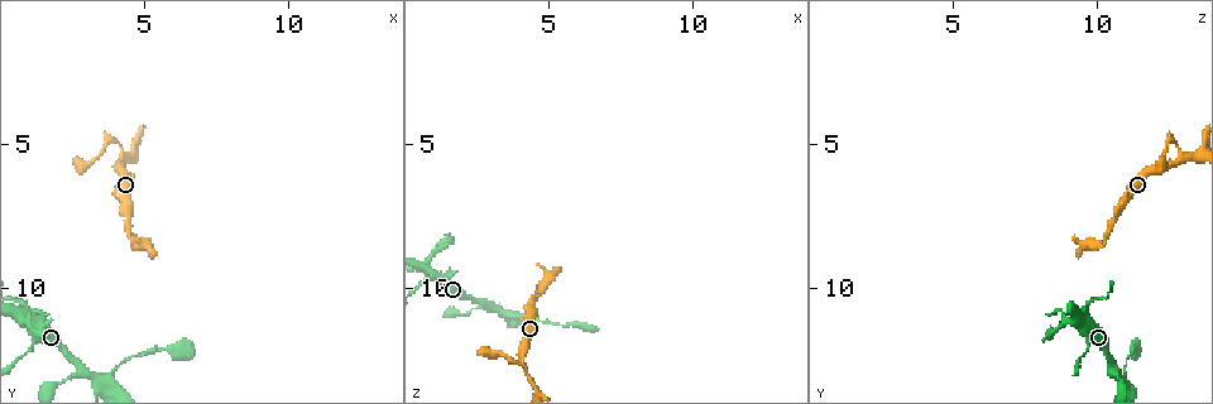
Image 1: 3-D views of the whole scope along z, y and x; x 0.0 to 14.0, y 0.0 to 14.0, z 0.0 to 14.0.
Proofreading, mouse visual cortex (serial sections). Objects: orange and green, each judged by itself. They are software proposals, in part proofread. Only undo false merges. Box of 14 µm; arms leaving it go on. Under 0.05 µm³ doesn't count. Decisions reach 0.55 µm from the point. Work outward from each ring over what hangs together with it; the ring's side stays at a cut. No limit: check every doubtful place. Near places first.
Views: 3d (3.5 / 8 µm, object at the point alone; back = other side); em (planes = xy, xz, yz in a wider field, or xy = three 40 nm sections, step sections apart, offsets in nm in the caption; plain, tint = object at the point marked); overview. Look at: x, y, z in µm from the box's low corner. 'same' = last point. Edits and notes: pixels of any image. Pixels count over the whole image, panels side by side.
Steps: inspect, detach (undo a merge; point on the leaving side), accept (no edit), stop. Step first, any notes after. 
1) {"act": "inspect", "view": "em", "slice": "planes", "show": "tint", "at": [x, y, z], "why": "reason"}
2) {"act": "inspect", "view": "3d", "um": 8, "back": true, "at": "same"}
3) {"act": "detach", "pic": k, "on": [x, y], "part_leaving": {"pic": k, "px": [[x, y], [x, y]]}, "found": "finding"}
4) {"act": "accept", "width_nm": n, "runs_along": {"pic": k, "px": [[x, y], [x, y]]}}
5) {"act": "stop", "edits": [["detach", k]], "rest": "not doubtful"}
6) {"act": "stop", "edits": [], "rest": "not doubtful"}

{"act": "inspect", "view": "3d", "um": 3.5, "at": [4.1, 5.5, 12.8], "why": "branch point"}

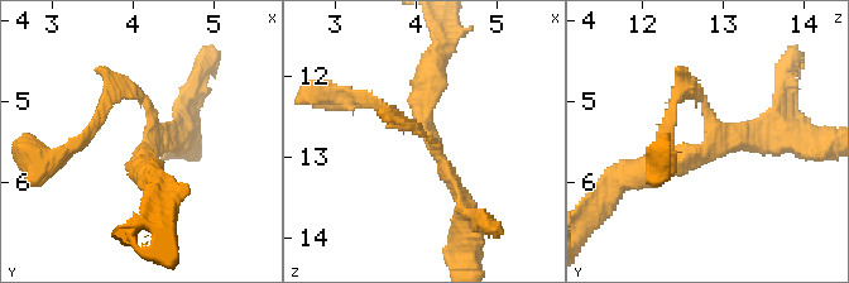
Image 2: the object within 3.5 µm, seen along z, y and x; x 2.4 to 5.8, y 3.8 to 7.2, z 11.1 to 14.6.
{"act": "inspect", "view": "em", "slice": "xy", "step": 5, "show": "tint", "at": [4.20, 5.55, 12.85], "arms": 3, "arm_widths_nm": [150, 200, 300], "why": "need the tissue"}

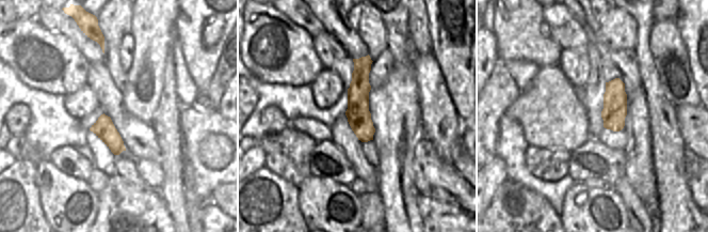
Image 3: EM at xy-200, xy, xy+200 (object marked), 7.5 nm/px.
{"act": "accept", "runs_along": {"pic": 2, "px": [[644, 172], [777, 125]]}, "found": "all the same cell"}

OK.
{"act": "inspect", "view": "3d", "um": 3.5, "at": [3.8, 4.9, 12.5], "why": "abrupt turn"}

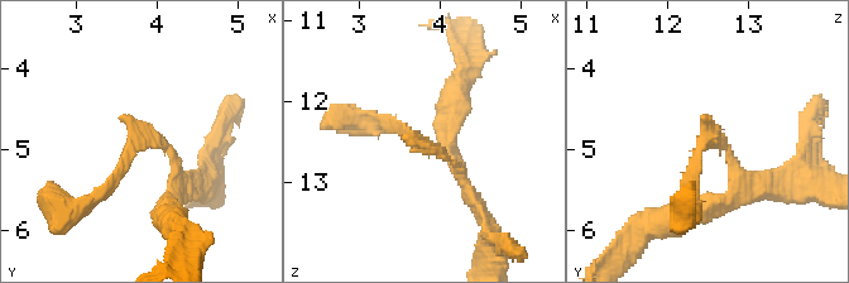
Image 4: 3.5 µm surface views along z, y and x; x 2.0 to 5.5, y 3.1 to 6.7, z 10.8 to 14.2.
{"act": "inspect", "view": "em", "slice": "xy", "step": 2, "show": "plain", "at": [3.85, 4.85, 12.60], "arm_widths_nm": [150, 200], "why": "need the tissue"}

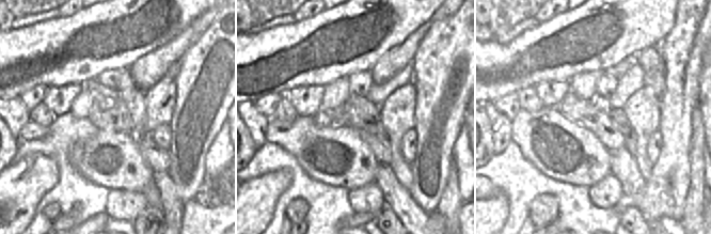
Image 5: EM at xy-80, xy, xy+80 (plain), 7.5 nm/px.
{"act": "inspect", "view": "em", "slice": "xy", "step": 2, "show": "tint", "at": "same", "why": "where the object lies"}

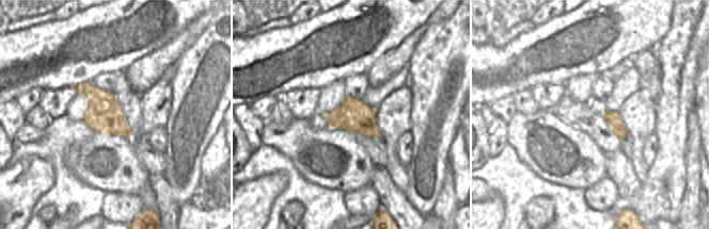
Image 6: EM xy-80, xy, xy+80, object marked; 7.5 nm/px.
{"act": "accept", "found": "all the same cell"}

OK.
{"act": "inspect", "view": "3d", "um": 8, "at": [0.9, 11.1, 9.3], "why": "four or more arms meet"}

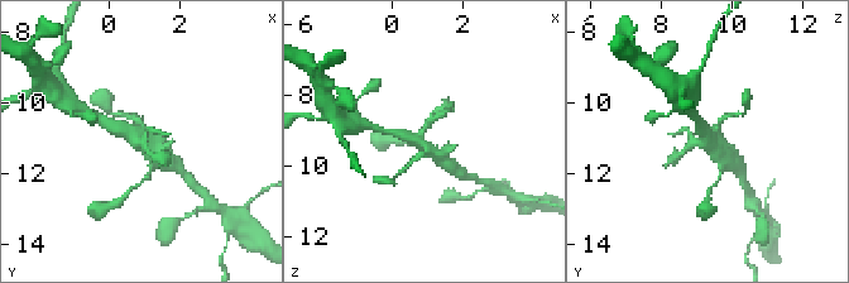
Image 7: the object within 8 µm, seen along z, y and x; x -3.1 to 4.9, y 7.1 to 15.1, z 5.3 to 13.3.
{"act": "inspect", "view": "3d", "um": 3.5, "at": [0.9, 11.1, 9.5]}

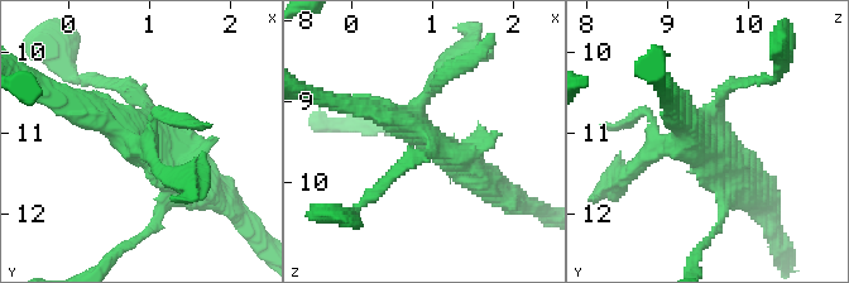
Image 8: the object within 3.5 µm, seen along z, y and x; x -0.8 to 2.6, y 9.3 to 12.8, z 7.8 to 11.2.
{"act": "accept", "arms": 4, "runs_along": {"pic": 8, "px": [[489, 183], [416, 128], [442, 70]]}, "found": "one cell here"}

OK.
{"act": "inspect", "view": "3d", "um": 8, "at": [1.2, 11.4, 8.5], "why": "narrows sharply"}

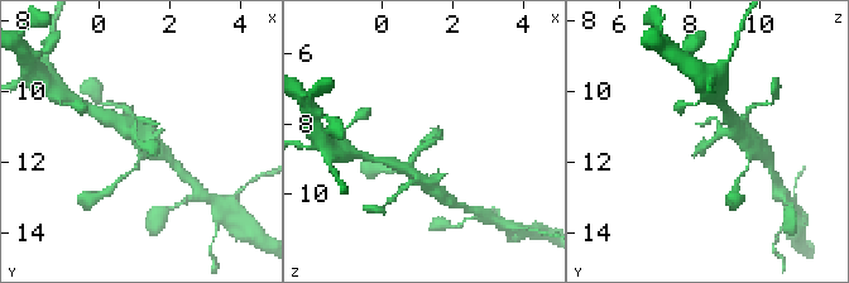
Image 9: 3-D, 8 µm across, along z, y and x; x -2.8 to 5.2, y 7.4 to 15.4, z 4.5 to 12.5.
{"act": "inspect", "view": "em", "slice": "xy", "step": 5, "show": "tint", "at": [1.1, 11.5, 8.6]}

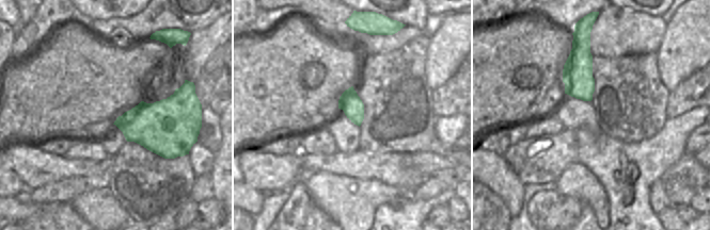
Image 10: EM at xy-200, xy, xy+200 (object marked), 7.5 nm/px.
{"act": "accept", "runs_along": {"pic": 9, "px": [[738, 133], [722, 133], [692, 154]]}, "found": "all the same cell"}

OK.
{"act": "inspect", "view": "3d", "um": 3.5, "at": [2.9, 12.9, 10.6], "why": "three arms meet"}

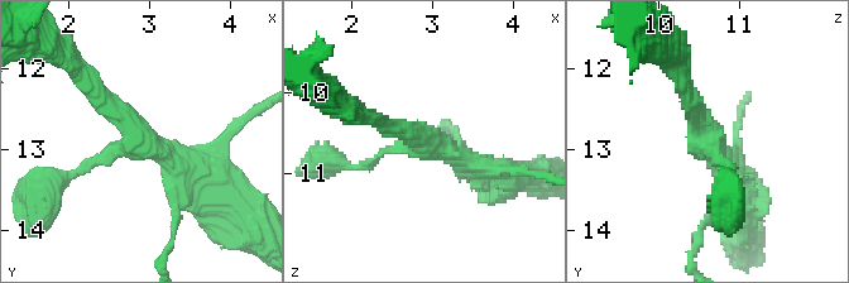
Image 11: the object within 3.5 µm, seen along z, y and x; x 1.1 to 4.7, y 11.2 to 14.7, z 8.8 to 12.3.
{"act": "inspect", "view": "em", "slice": "xy", "step": 3, "show": "tint", "at": [2.85, 12.80, 10.60], "arms": 3, "arm_widths_nm": [100, 250, 350]}

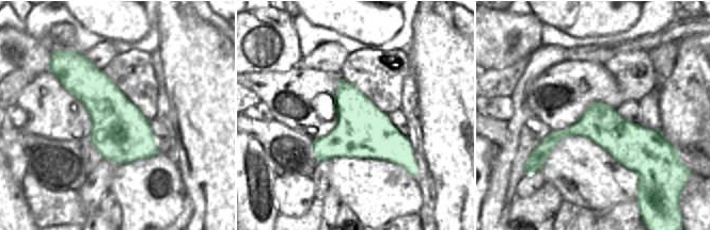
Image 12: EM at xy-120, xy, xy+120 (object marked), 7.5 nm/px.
{"act": "accept", "found": "all the same cell"}

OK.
{"act": "inspect", "view": "3d", "um": 8, "at": [3.5, 13.2, 10.9], "why": "four or more arms meet"}

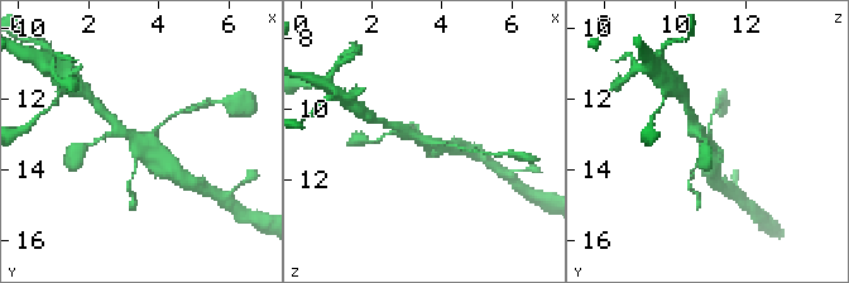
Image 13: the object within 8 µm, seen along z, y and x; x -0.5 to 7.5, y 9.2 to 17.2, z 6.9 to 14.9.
{"act": "inspect", "view": "em", "slice": "xy", "step": 2, "show": "tint", "at": [3.6, 13.2, 10.9], "why": "now the EM"}

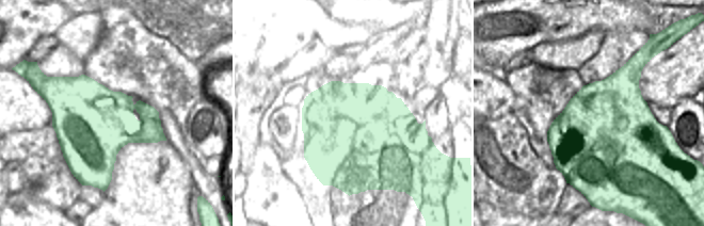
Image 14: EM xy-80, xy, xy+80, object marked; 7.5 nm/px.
{"act": "accept", "runs_along": {"pic": 13, "px": [[399, 128], [432, 144], [454, 145]]}, "found": "all the same cell"}

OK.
{"act": "stop", "edits": [], "rest": "not doubtful"}

